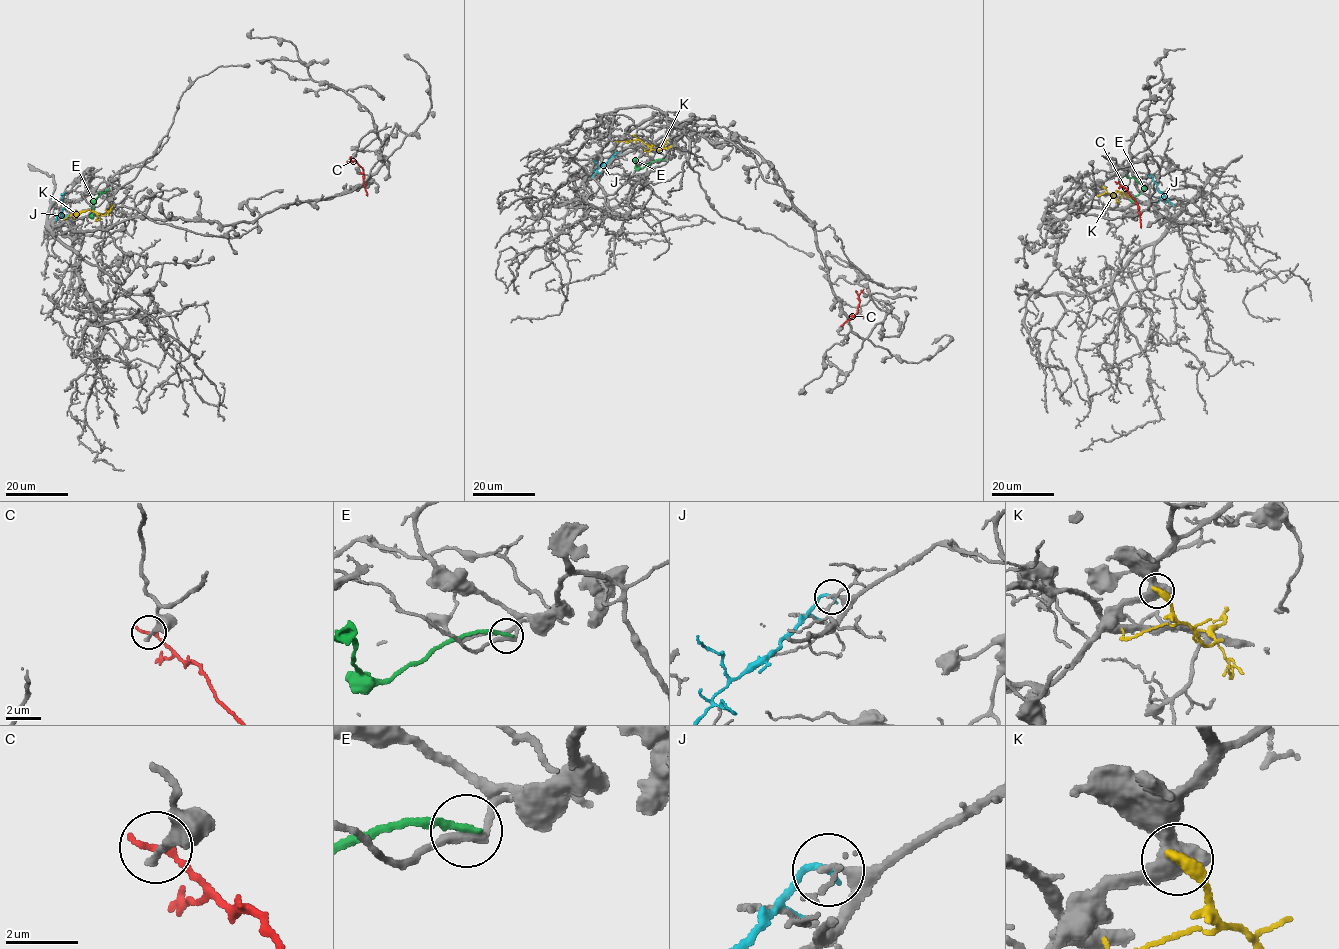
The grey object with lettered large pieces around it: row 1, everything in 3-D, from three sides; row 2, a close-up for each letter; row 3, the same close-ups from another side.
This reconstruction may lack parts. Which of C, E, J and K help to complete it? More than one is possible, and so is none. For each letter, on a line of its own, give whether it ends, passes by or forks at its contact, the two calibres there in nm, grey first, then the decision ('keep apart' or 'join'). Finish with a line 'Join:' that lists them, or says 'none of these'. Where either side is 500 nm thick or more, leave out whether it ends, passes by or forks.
C: it ends; calibres 240 and 200 nm; keep apart
E: it ends; calibres 280 and 240 nm; keep apart
J: it ends; calibres 190 and 180 nm; keep apart
K: calibres 500 and 400 nm; keep apart
Join: none of these

